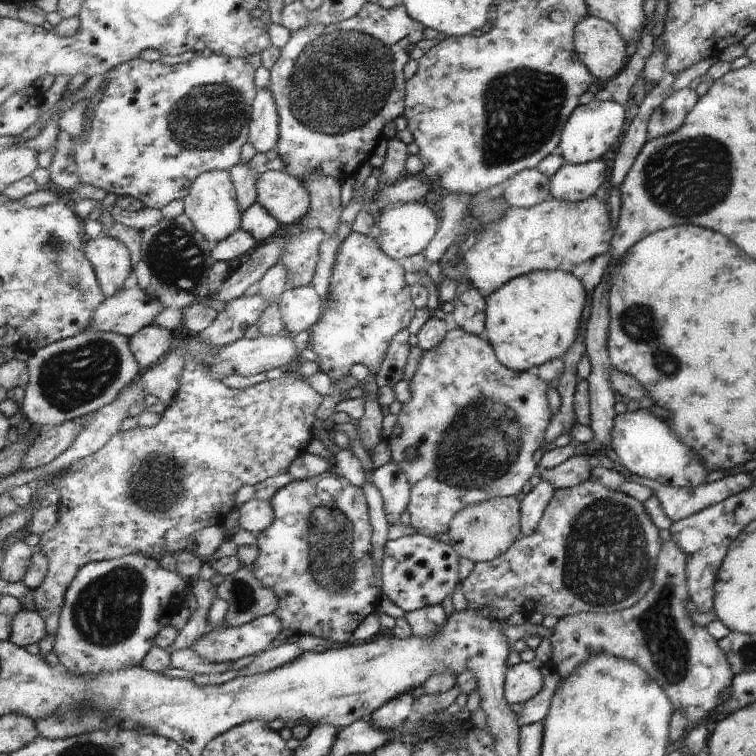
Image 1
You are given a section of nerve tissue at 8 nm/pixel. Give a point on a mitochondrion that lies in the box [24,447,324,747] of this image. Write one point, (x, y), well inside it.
(107, 610)

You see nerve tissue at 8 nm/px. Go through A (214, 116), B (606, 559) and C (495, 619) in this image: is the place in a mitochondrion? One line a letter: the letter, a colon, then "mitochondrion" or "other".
A: mitochondrion
B: mitochondrion
C: other

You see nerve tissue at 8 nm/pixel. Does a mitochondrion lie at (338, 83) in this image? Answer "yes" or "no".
yes

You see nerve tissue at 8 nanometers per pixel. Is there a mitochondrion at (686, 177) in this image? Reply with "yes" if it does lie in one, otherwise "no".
yes

